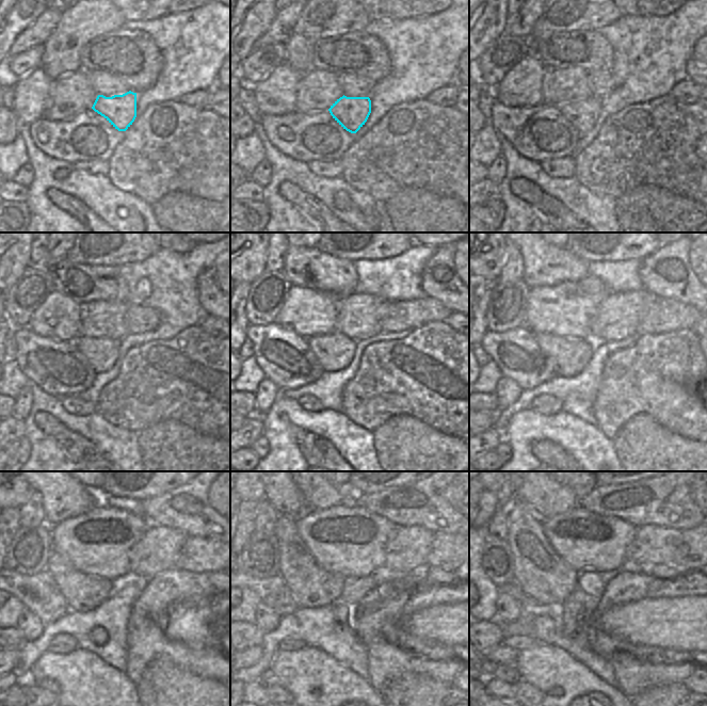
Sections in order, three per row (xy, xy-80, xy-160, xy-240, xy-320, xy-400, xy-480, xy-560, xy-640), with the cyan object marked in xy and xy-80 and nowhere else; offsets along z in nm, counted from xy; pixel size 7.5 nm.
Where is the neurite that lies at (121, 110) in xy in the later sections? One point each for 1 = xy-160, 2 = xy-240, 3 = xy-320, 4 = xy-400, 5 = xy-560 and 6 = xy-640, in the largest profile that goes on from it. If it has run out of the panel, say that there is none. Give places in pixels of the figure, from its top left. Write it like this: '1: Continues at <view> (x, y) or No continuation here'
1: Continues at xy-160 (583, 114)
2: Continues at xy-240 (101, 353)
3: Continues at xy-320 (334, 352)
4: Continues at xy-400 (569, 356)
5: Continues at xy-560 (311, 586)
6: Continues at xy-640 (542, 574)

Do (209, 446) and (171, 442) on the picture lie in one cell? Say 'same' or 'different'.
same

